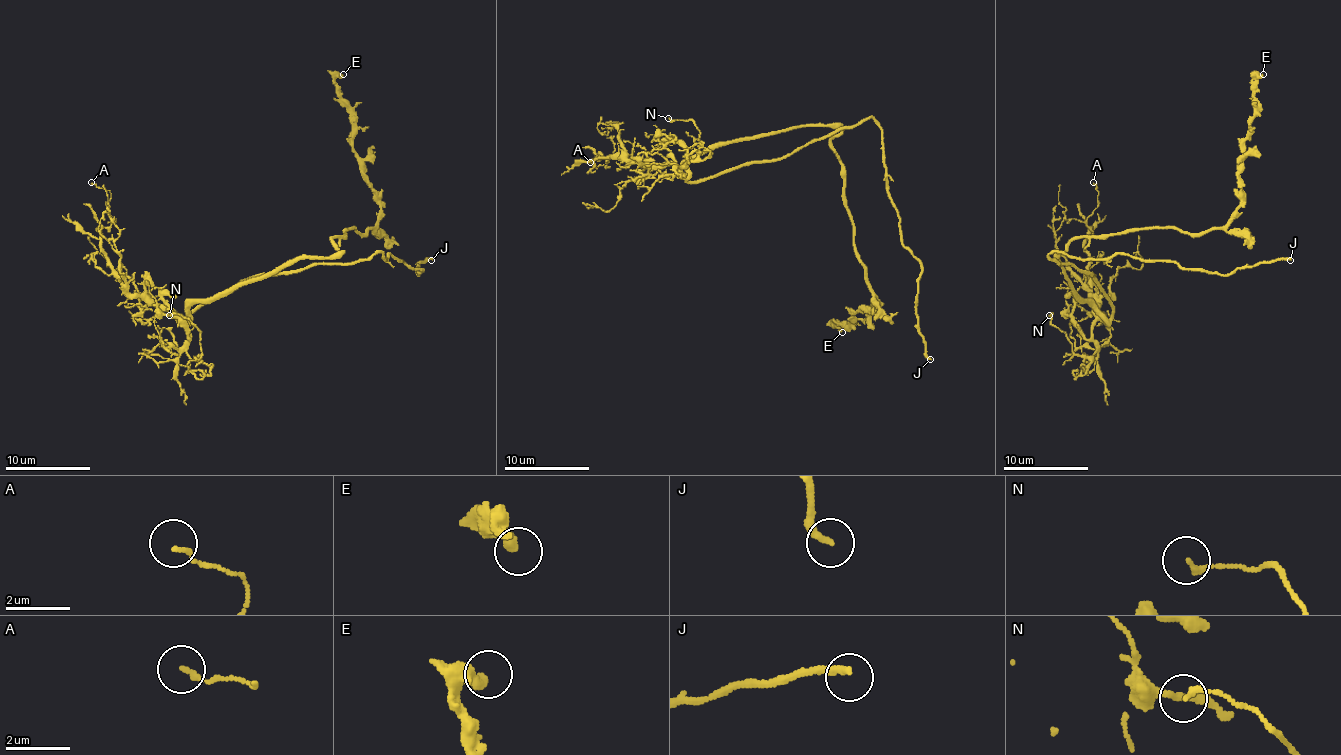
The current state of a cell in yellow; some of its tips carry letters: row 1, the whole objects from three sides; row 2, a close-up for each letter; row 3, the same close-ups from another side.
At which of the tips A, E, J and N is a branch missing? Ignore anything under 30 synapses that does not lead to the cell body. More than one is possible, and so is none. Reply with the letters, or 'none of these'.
J

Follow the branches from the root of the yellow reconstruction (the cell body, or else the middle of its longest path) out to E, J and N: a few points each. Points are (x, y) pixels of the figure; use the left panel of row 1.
E: (199, 303), (300, 258), (334, 258), (334, 237), (379, 220), (379, 195), (334, 81), (343, 74)
J: (199, 303), (188, 319), (262, 275), (353, 264), (376, 252), (419, 275), (431, 260)
N: (199, 303), (182, 313), (186, 353), (197, 357), (201, 332), (186, 317), (169, 315)

